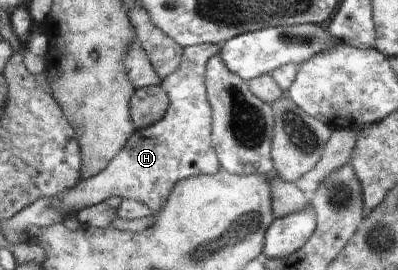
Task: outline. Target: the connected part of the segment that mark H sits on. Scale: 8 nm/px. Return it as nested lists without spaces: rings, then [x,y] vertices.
[[[195,44],[183,50],[179,67],[160,83],[170,99],[169,109],[154,124],[138,130],[104,170],[88,180],[80,179],[50,206],[65,213],[101,204],[108,197],[129,198],[145,204],[154,214],[165,205],[173,186],[194,175],[217,173],[221,169],[212,144],[212,109],[206,92],[206,63],[220,51],[218,44]]]

